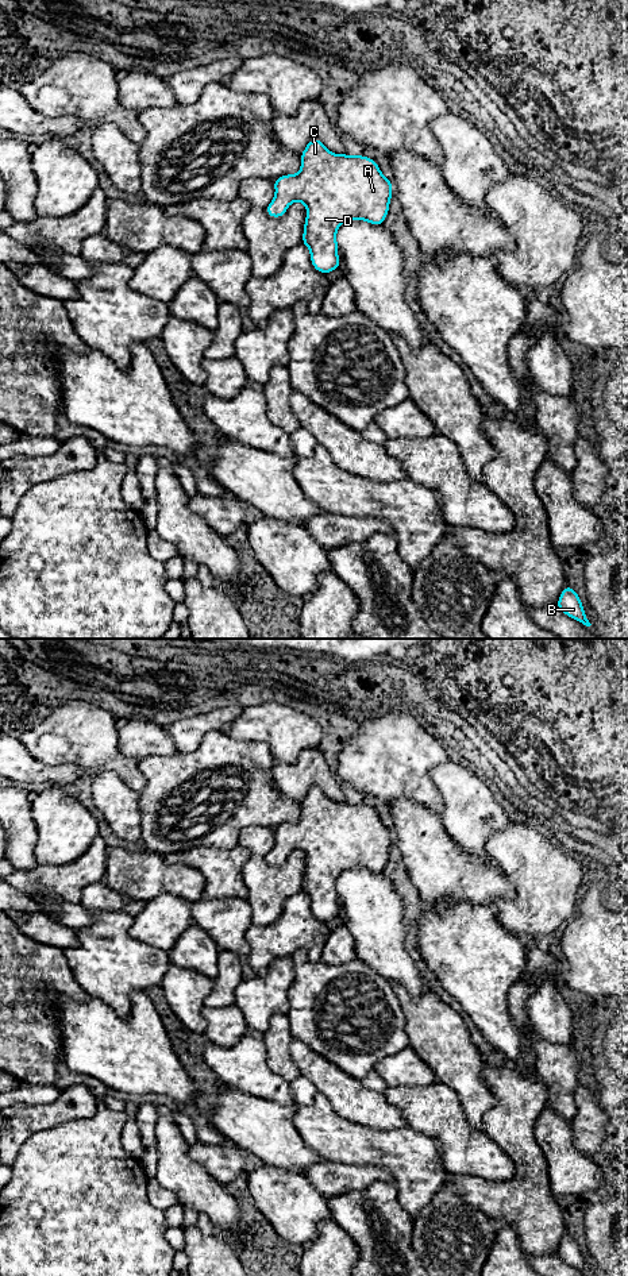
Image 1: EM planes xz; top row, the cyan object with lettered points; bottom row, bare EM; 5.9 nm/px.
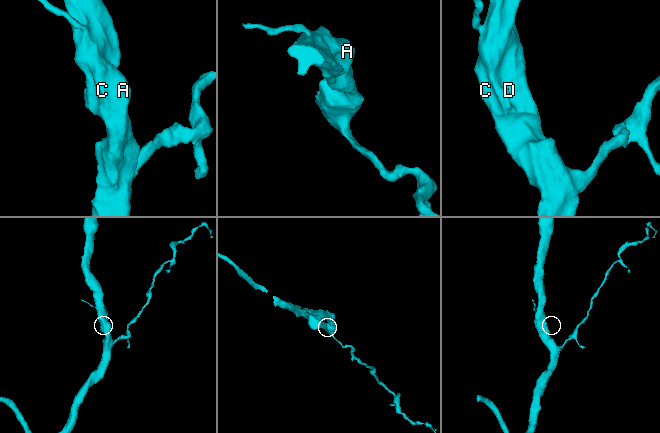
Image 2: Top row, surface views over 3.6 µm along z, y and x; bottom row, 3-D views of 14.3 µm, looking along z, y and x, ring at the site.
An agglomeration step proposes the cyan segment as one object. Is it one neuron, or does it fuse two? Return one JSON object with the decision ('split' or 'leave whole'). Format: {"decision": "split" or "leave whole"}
{"decision": "leave whole"}

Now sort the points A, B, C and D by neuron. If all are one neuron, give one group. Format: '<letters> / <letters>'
A B C D

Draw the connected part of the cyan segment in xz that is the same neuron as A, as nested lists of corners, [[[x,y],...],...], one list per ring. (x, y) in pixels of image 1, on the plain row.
[[[320,787],[309,789],[300,803],[301,817],[297,822],[285,822],[273,829],[276,843],[266,855],[266,861],[281,866],[293,849],[301,849],[307,855],[303,893],[311,899],[312,914],[328,922],[340,915],[336,890],[339,874],[351,868],[365,868],[374,874],[384,872],[389,860],[393,832],[381,821],[373,806],[332,802]]]

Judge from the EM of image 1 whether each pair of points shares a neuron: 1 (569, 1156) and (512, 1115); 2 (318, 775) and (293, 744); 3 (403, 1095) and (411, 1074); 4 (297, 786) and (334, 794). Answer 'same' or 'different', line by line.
1: different
2: different
3: different
4: same

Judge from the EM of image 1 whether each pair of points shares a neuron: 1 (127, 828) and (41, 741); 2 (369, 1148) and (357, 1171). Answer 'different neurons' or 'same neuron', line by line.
1: different neurons
2: different neurons

